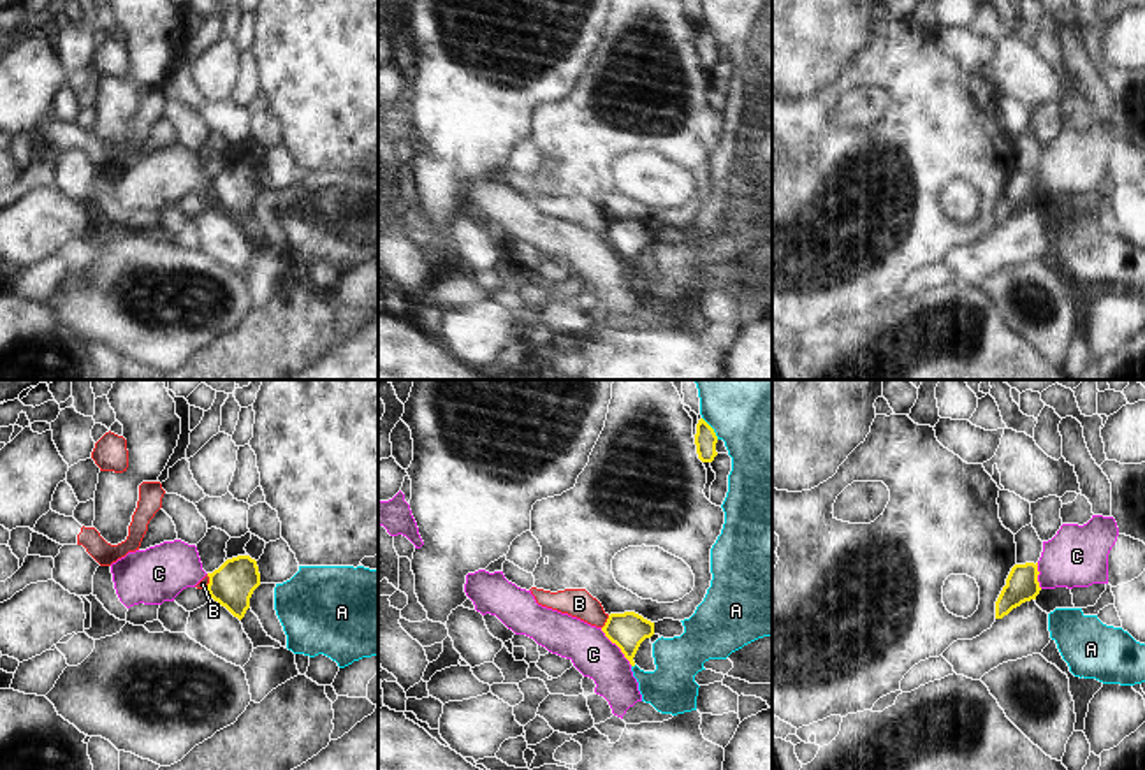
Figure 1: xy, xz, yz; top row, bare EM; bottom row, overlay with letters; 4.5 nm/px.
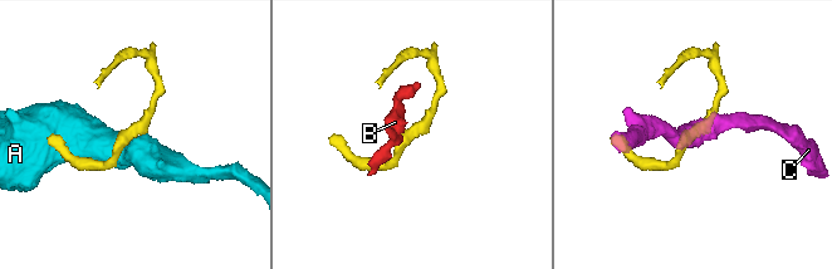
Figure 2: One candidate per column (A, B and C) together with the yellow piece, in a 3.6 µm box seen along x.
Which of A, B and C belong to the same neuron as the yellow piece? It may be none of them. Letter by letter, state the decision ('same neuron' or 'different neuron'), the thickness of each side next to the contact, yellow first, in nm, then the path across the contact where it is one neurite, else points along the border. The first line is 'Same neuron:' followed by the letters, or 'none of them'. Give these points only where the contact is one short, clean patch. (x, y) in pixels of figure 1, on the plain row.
Same neuron: none of them
A: different neuron; calibres 100 and 360 nm
B: different neuron; calibres 170 and 130 nm; border xz (609, 222), (602, 234)
C: different neuron; calibres 170 and 200 nm

